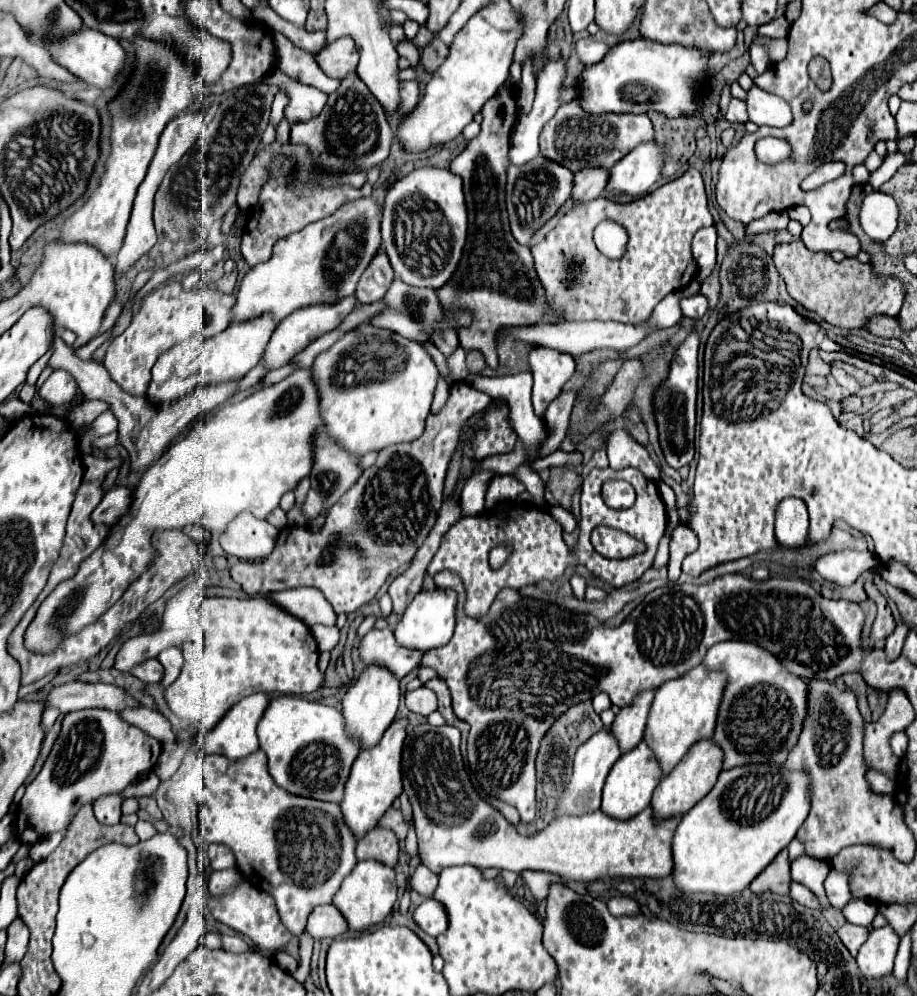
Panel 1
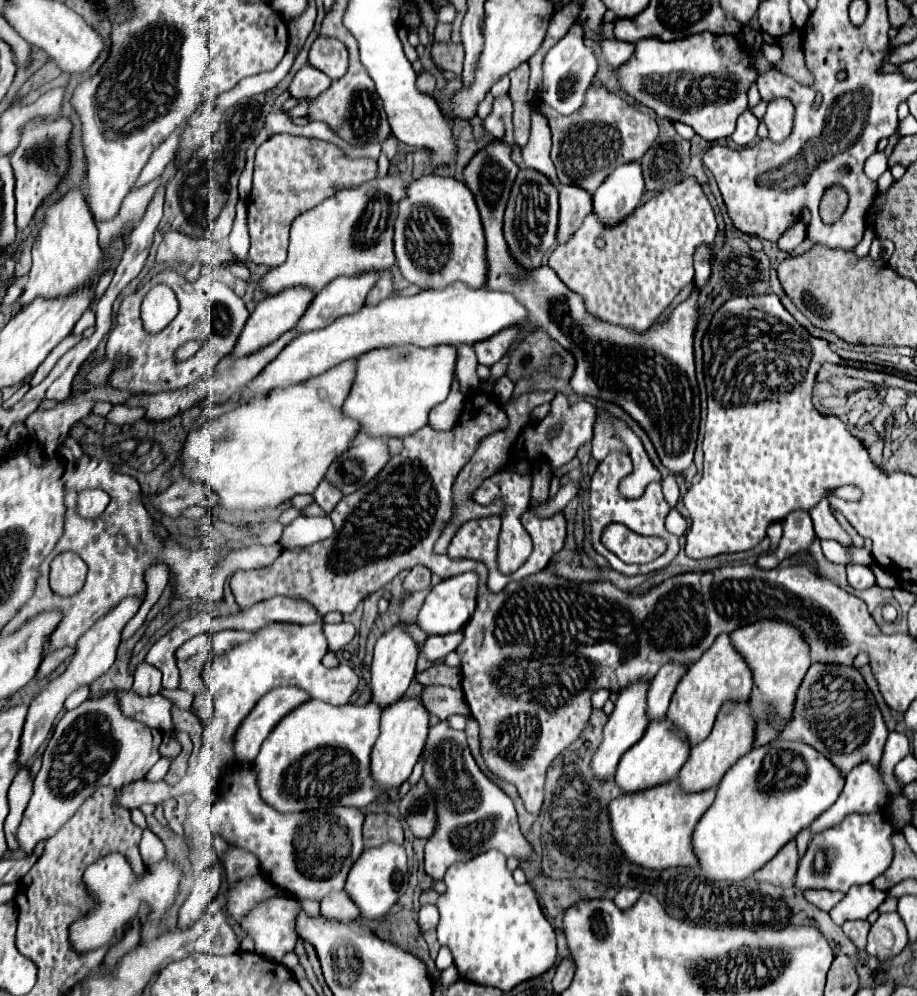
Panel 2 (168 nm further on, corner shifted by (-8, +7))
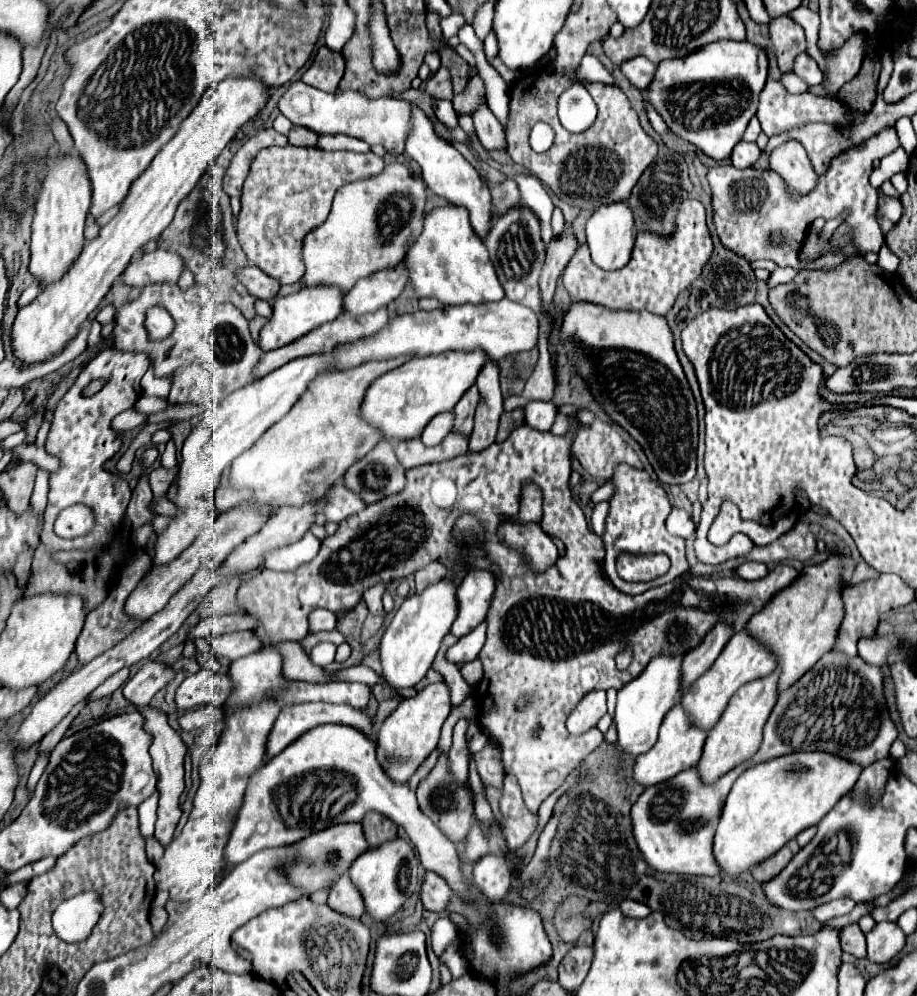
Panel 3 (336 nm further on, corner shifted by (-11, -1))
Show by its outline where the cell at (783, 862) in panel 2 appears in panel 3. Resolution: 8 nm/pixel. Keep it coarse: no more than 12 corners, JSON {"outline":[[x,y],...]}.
{"outline":[[795,838],[751,870],[757,882],[773,878],[797,854]]}

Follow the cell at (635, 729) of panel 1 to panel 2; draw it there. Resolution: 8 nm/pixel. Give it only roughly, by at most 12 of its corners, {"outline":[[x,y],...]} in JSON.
{"outline":[[662,666],[650,680],[648,720],[666,716],[672,692],[686,668]]}

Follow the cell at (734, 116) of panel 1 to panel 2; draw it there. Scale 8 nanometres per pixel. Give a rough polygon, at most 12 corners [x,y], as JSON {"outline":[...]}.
{"outline":[[752,110],[740,114],[732,140],[748,146],[756,138],[760,120]]}

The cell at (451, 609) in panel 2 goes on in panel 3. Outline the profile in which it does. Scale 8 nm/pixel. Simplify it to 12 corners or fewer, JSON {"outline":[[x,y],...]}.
{"outline":[[469,570],[457,590],[451,634],[477,628],[491,606],[495,576]]}

